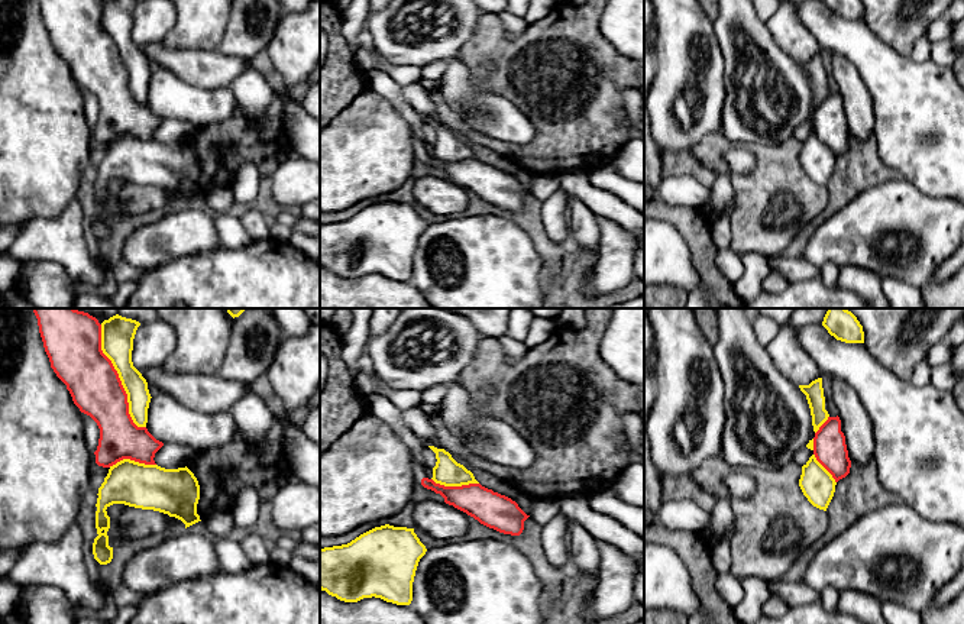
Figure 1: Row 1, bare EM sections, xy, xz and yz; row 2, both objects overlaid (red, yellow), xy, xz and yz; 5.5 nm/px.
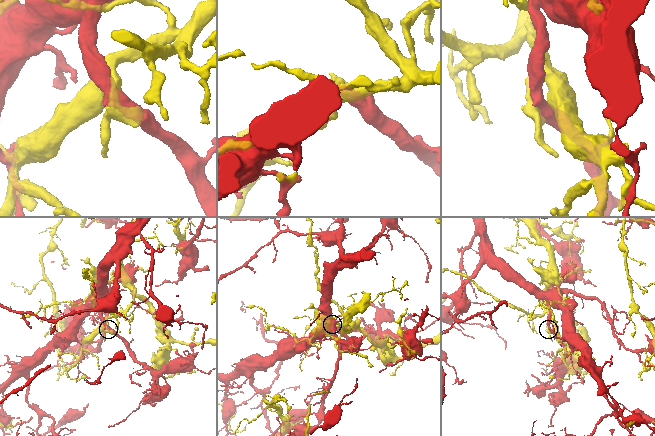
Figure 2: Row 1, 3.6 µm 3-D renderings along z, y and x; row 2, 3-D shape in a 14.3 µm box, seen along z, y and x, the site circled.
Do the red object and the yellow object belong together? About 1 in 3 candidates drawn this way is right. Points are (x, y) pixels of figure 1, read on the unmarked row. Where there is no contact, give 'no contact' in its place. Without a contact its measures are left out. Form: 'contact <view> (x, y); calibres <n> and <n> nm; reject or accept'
contact xy (119, 55); calibres 280 and 180 nm; reject

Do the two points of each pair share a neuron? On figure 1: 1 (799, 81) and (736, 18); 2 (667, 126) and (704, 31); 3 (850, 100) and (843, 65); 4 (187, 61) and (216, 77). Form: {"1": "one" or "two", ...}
{"1": "one", "2": "one", "3": "one", "4": "one"}

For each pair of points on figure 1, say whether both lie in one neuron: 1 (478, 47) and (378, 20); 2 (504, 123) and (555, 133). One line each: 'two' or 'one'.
1: two
2: two

